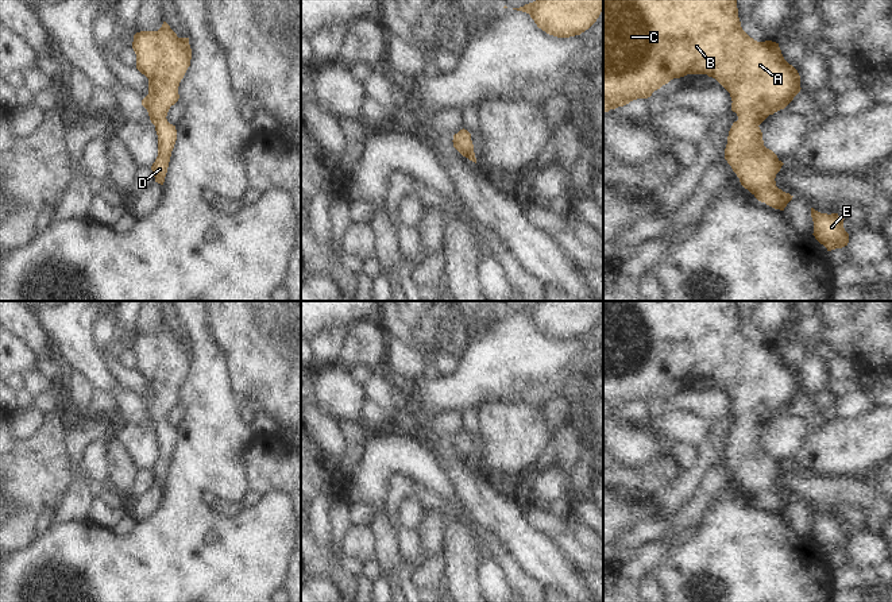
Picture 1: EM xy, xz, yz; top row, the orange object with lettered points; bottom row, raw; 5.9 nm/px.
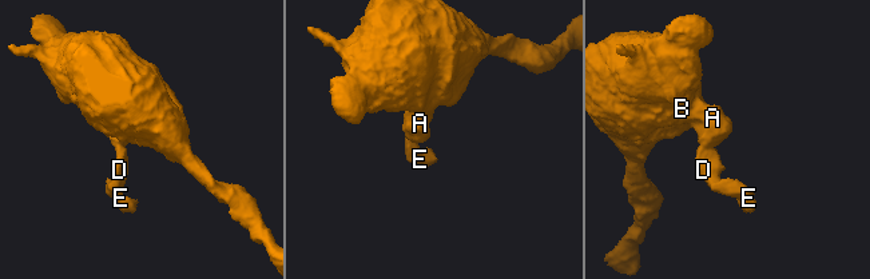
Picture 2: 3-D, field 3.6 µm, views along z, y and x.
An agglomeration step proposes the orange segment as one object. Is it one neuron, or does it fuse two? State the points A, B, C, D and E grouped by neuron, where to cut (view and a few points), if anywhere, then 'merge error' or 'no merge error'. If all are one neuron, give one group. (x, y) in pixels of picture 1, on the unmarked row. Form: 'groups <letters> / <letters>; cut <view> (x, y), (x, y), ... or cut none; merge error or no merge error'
groups A B C D E; cut none; no merge error

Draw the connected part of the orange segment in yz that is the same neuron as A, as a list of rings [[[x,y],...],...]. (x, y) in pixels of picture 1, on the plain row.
[[[603,301],[603,414],[648,401],[671,382],[687,377],[707,377],[730,395],[731,413],[738,422],[729,433],[725,462],[758,503],[784,513],[793,499],[776,489],[776,476],[784,466],[764,448],[758,429],[769,417],[784,412],[802,391],[800,378],[784,362],[779,346],[757,344],[742,332],[737,301]]]

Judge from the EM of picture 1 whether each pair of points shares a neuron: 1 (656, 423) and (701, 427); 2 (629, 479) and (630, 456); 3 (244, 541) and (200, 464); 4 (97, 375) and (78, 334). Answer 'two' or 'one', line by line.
1: one
2: two
3: one
4: one

